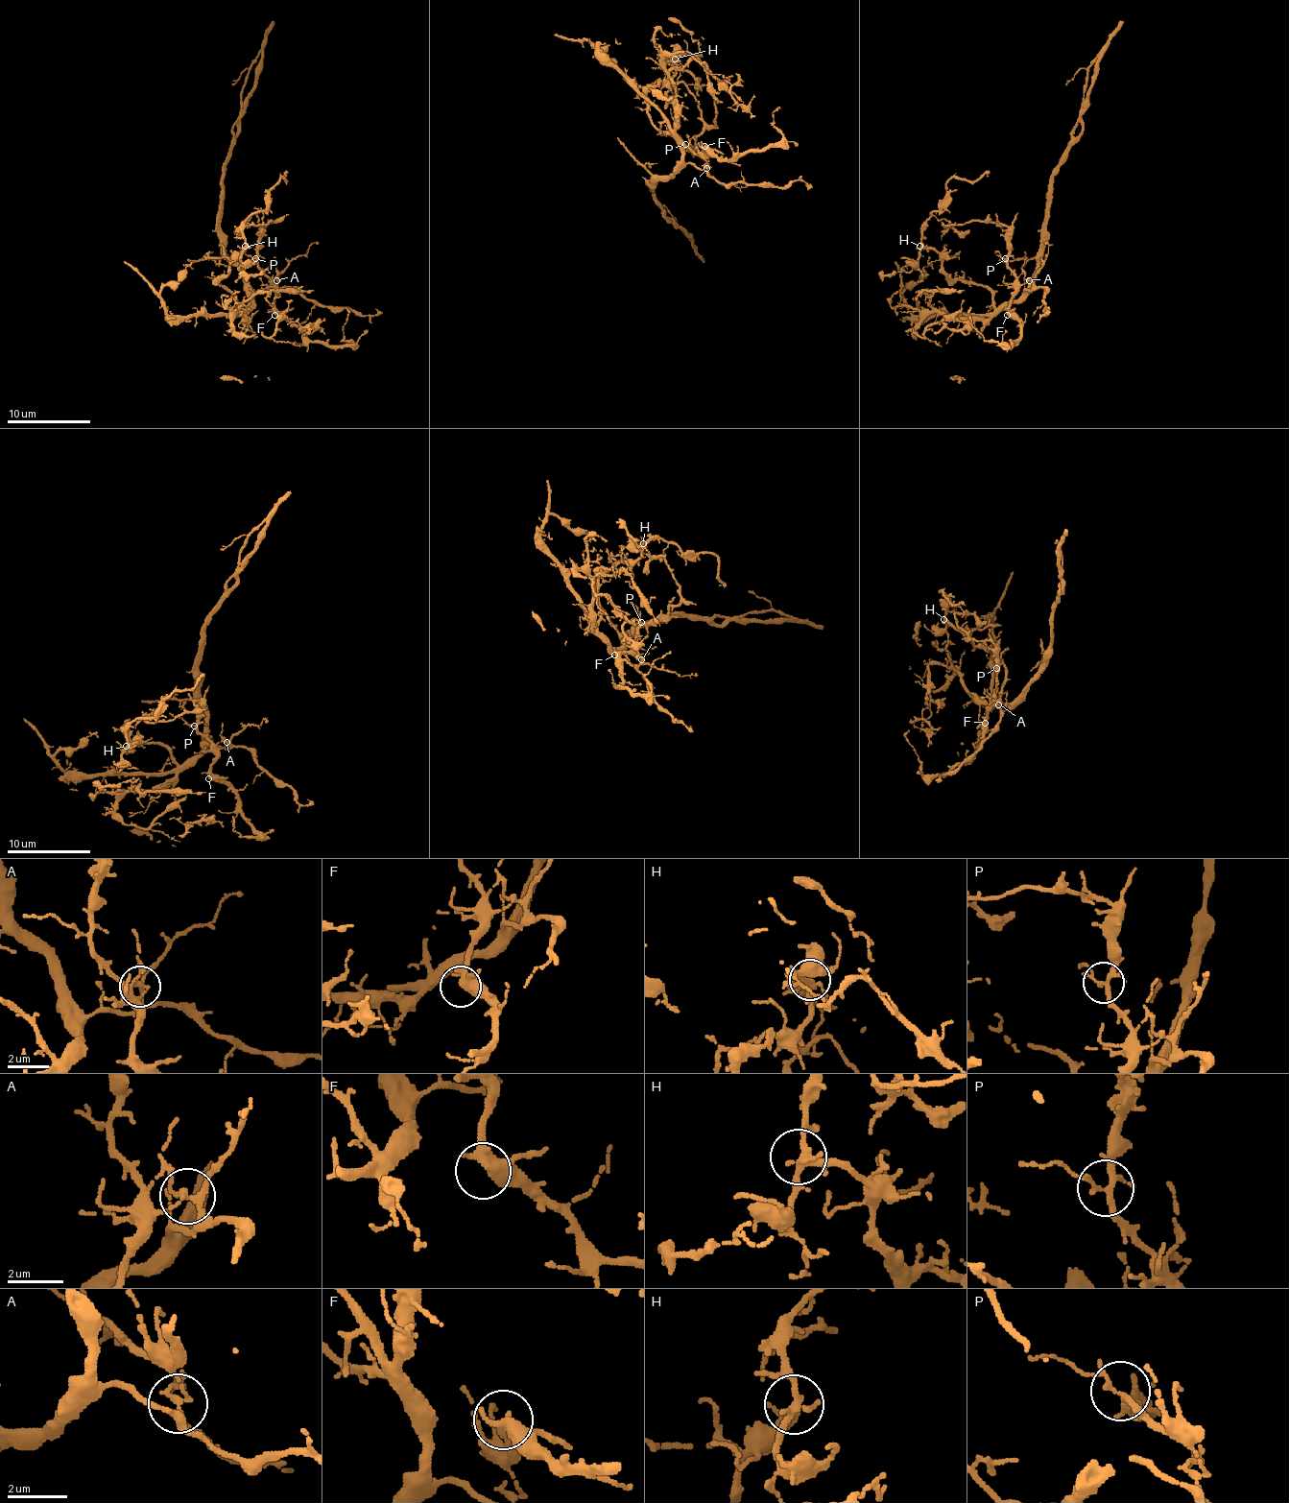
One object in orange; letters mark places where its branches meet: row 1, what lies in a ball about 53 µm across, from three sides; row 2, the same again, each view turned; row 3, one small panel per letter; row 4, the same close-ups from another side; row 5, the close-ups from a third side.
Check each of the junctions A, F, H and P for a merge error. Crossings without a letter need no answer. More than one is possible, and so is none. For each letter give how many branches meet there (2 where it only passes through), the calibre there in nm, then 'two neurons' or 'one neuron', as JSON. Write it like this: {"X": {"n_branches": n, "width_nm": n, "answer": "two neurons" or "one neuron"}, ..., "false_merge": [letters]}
{"A": {"n_branches": 4, "width_nm": 170, "answer": "two neurons"}, "F": {"n_branches": 4, "width_nm": 320, "answer": "one neuron"}, "H": {"n_branches": 3, "width_nm": 240, "answer": "one neuron"}, "P": {"n_branches": 5, "width_nm": 200, "answer": "one neuron"}, "false_merge": ["A"]}

